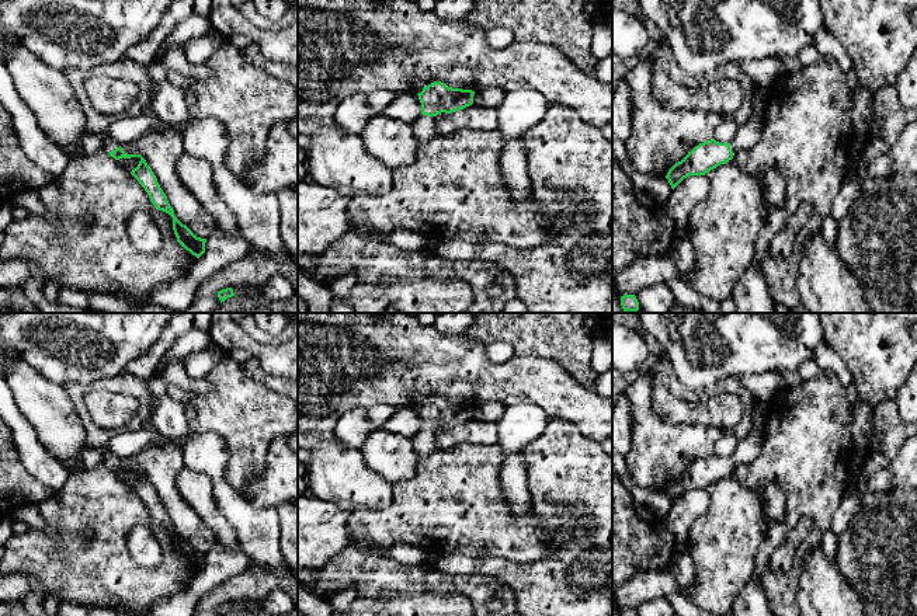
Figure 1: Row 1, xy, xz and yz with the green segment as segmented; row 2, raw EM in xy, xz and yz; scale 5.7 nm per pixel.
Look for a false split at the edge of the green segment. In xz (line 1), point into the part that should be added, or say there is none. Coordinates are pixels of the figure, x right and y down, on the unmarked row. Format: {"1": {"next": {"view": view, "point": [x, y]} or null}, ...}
{"1": {"next": {"view": "xz", "point": [424, 442]}}}

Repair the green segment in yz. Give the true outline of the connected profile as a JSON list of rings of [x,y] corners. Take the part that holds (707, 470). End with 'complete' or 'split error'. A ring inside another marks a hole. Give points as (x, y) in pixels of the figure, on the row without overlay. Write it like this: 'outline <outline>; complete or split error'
outline [[[765,424],[750,432],[748,436],[740,441],[730,457],[719,457],[715,453],[706,455],[695,460],[667,487],[671,502],[674,504],[684,493],[690,490],[705,490],[720,478],[727,477],[739,464],[746,464],[754,460],[764,445]]]; split error

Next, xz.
outline [[[434,396],[417,410],[421,417],[421,429],[411,438],[411,442],[420,460],[438,448],[435,431],[441,427],[451,428],[472,420],[475,406],[452,403],[441,396]]]; split error

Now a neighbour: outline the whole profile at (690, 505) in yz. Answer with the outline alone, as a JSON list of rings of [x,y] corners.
[[[690,490],[673,504],[663,522],[674,542],[675,551],[687,547],[688,530],[697,518],[705,512],[708,502],[709,497],[705,490]]]

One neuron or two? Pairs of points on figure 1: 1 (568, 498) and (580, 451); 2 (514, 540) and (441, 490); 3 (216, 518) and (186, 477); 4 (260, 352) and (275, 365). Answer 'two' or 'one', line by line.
1: one
2: one
3: one
4: one

